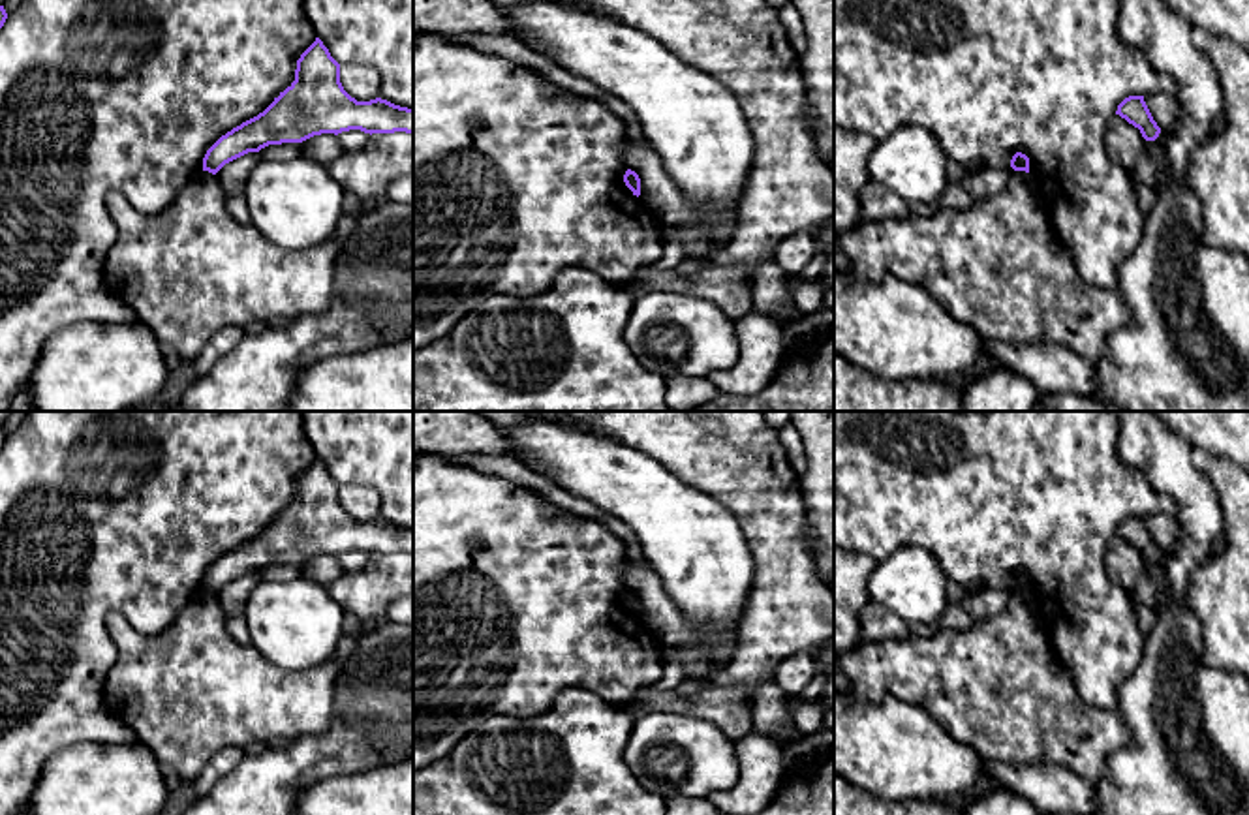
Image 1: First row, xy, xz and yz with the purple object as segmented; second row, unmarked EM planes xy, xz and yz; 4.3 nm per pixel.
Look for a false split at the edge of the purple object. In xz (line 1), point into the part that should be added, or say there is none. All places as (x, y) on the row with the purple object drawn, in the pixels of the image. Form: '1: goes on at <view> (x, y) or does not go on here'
1: does not go on here

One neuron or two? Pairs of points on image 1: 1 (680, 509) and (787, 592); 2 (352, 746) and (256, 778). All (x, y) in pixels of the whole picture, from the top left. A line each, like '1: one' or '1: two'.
1: two
2: one

